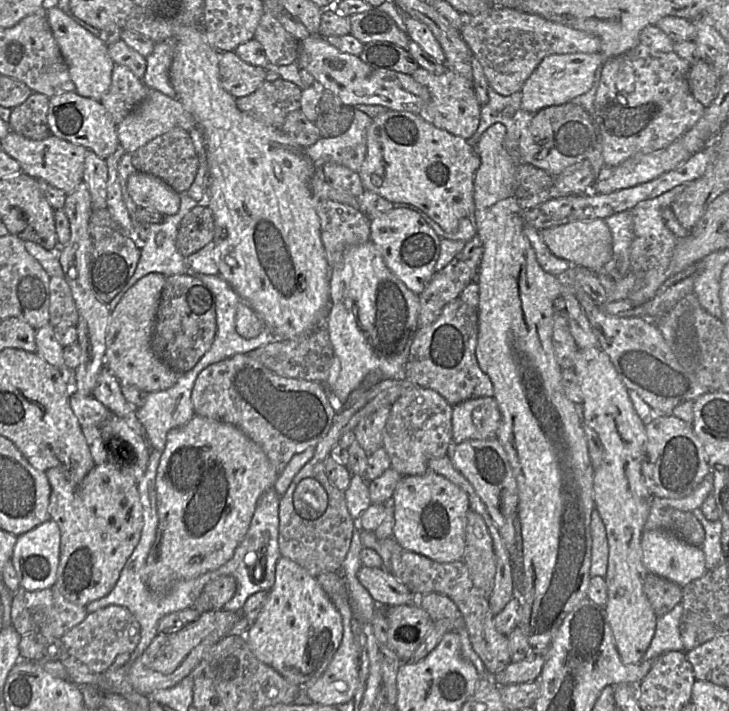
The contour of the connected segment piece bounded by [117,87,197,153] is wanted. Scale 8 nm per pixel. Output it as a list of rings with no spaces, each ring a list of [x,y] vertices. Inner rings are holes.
[[[148,87],[145,99],[117,125],[117,134],[125,151],[133,153],[152,139],[175,127],[190,132],[196,126],[195,118],[185,109],[178,98],[171,98],[158,90]]]

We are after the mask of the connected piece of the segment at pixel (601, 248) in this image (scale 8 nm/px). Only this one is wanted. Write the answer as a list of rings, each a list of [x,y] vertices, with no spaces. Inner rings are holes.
[[[604,219],[572,221],[566,224],[540,230],[541,237],[551,252],[572,265],[582,266],[598,272],[612,259],[611,232]]]

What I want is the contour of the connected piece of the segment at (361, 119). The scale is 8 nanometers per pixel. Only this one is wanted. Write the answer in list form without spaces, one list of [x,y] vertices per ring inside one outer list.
[[[359,109],[354,111],[350,128],[342,135],[322,138],[305,148],[305,152],[317,168],[332,162],[359,172],[367,152],[367,130],[373,119]]]

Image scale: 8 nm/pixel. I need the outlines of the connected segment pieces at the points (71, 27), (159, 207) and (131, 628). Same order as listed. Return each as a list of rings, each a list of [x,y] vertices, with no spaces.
[[[57,6],[47,10],[47,18],[54,38],[68,65],[70,77],[75,84],[75,92],[100,101],[110,88],[115,65],[109,55],[108,45],[77,24]]]
[[[136,170],[127,179],[127,190],[138,208],[154,210],[164,216],[179,211],[181,194],[156,176]]]
[[[109,605],[88,613],[86,618],[64,634],[61,639],[70,656],[78,659],[94,672],[103,673],[113,667],[121,653],[132,653],[141,638],[141,628],[131,611],[120,605]]]

